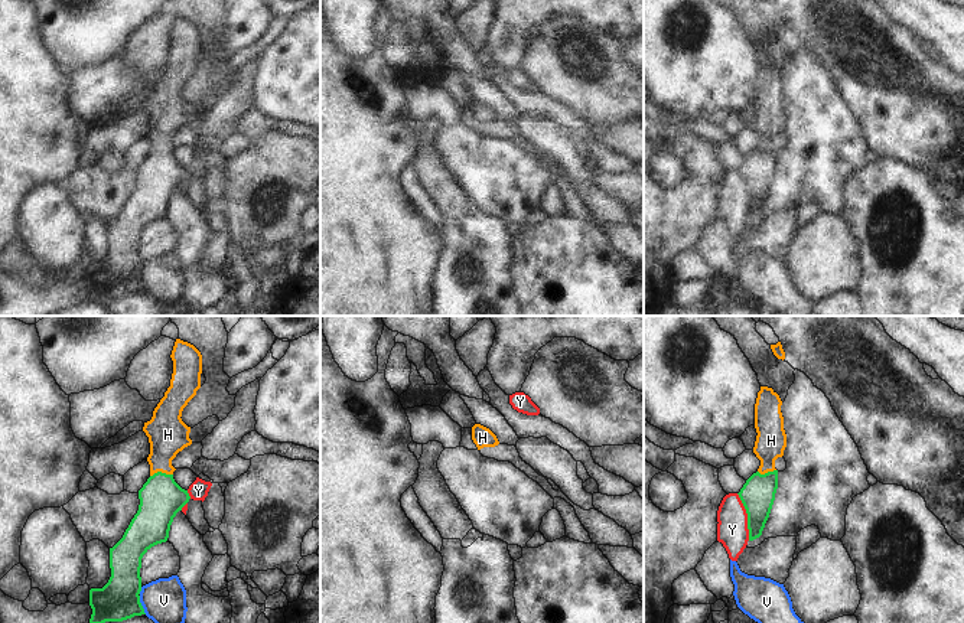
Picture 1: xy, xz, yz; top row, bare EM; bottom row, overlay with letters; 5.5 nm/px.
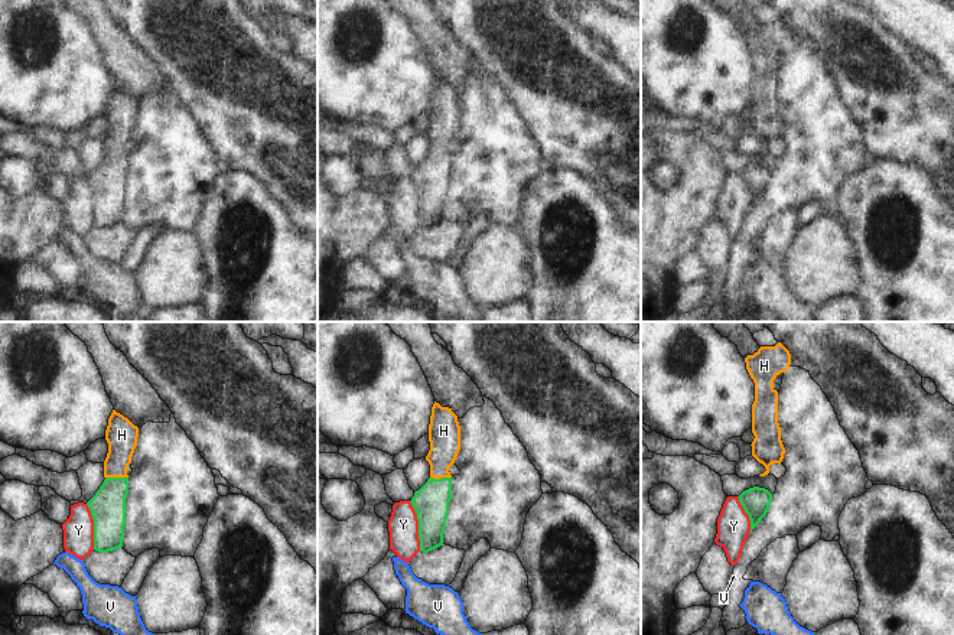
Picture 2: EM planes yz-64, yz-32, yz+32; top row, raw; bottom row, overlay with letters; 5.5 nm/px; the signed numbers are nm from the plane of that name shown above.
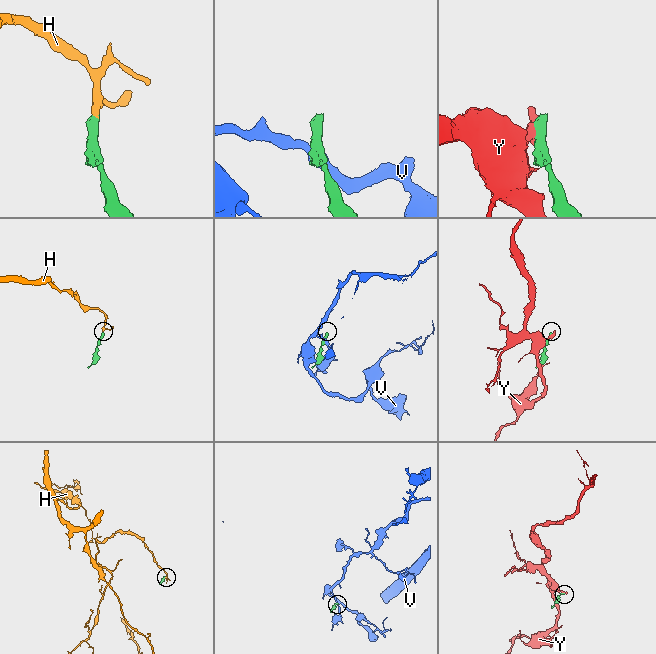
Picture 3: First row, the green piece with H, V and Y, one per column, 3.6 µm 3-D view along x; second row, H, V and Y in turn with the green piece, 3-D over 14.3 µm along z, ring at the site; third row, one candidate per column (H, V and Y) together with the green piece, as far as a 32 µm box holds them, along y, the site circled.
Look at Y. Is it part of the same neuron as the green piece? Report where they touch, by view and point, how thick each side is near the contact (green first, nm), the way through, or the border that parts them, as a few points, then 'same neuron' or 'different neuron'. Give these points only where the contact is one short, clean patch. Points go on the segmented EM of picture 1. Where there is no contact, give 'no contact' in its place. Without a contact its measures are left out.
meets green in yz at (748, 517); 190 nm thick on the green side, 180 nm on the other; border along yz (736, 493), (746, 514), (749, 540); different neuron

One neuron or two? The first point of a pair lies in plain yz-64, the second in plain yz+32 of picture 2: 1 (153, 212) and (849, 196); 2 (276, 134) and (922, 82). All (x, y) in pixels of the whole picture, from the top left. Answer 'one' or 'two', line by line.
1: two
2: one

